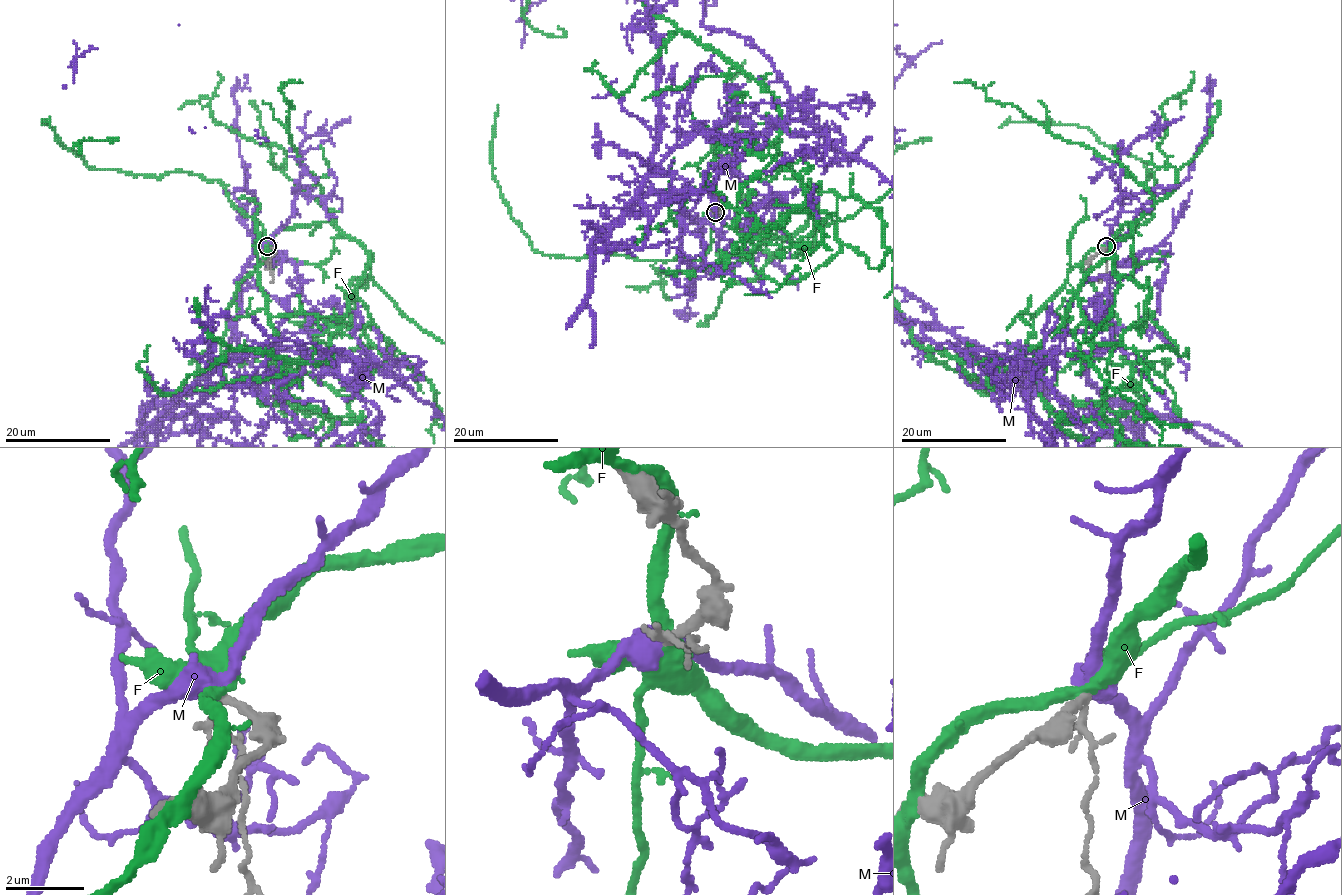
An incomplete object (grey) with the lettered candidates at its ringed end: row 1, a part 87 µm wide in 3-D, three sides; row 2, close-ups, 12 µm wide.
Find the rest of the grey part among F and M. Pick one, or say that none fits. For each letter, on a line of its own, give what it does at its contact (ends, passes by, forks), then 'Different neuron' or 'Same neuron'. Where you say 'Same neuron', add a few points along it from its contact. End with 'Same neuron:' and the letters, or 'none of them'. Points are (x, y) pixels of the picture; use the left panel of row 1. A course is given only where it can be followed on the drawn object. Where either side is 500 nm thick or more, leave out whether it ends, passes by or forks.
F: It passes by. Different neuron
M: It passes by. Same neuron
Same neuron: M

